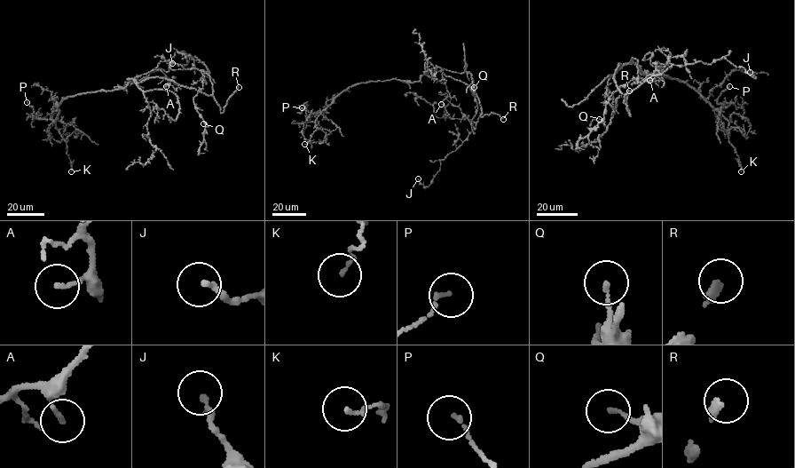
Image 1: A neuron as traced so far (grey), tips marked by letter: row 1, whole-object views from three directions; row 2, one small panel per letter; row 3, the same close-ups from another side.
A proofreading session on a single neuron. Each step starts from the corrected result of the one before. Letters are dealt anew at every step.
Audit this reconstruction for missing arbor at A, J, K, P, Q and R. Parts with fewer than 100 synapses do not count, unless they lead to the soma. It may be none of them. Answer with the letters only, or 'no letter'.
R

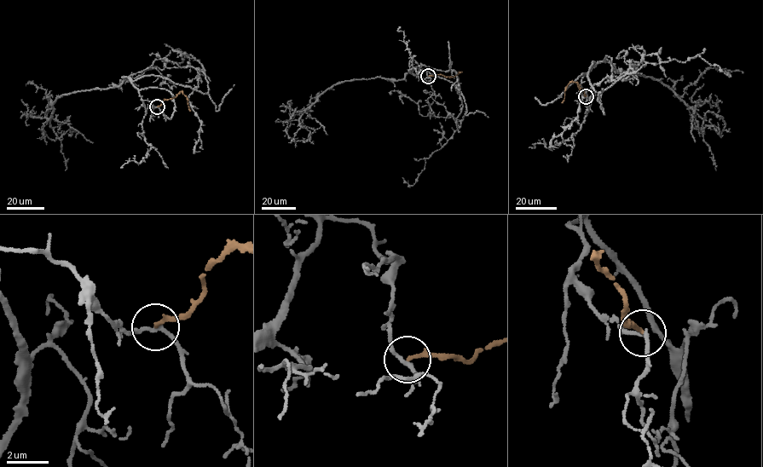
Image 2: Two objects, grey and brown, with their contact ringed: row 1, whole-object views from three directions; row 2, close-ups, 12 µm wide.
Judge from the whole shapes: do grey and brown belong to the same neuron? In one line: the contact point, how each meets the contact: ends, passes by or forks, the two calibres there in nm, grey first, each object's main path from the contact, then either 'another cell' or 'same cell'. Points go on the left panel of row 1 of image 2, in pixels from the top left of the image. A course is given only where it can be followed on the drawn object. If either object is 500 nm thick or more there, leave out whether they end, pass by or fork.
(157, 106) | grey passes by | brown ends | 180/180 nm | grey via (157, 106), (131, 82), (154, 75), (208, 93), (202, 72), (188, 97), (199, 151) | brown via (158, 106), (182, 91), (187, 97), (189, 111) | another cell

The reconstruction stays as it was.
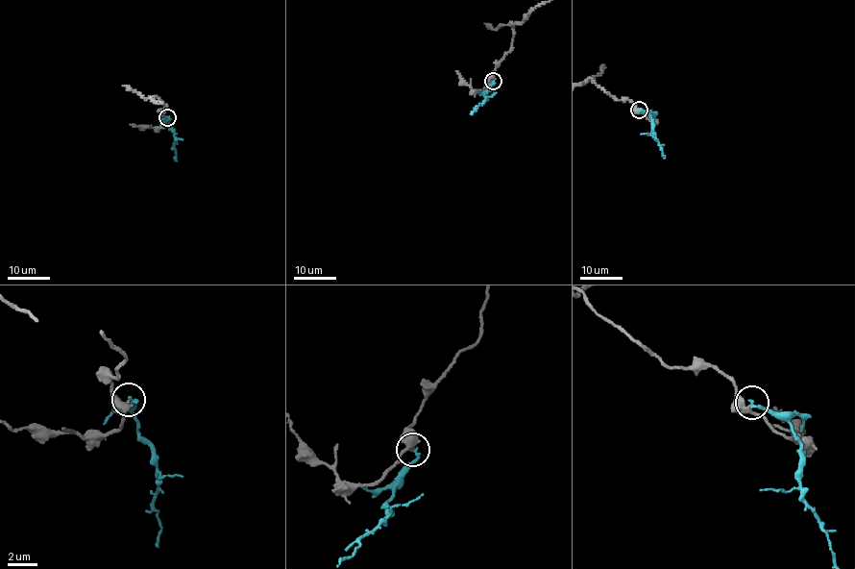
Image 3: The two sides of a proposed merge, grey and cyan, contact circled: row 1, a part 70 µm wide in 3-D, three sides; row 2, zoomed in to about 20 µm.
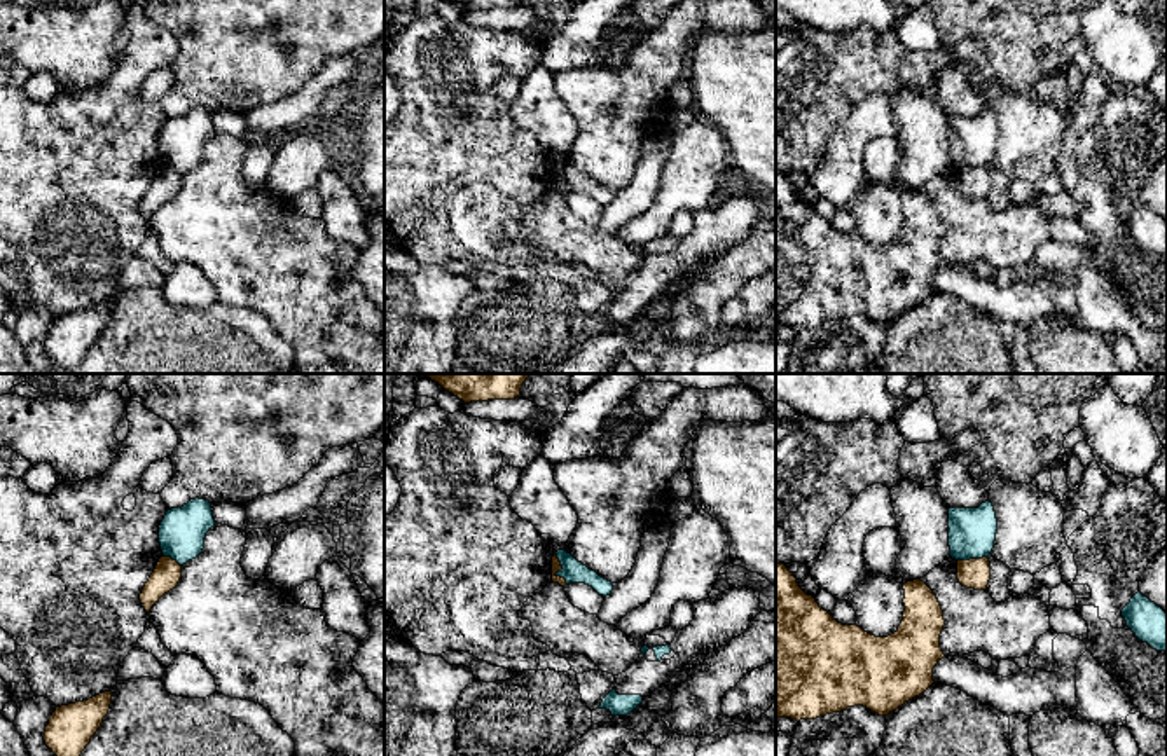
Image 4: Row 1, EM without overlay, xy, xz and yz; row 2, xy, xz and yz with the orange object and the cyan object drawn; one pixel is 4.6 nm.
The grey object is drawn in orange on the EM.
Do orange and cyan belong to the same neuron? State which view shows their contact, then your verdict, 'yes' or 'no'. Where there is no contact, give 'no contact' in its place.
meets orange in xz; no

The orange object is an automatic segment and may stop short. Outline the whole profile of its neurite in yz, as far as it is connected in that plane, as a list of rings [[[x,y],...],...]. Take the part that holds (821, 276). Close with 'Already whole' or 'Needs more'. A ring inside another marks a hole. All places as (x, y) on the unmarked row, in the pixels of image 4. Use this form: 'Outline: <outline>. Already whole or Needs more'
Outline: [[[776,173],[776,328],[816,328],[854,314],[887,325],[935,292],[933,278],[945,265],[940,257],[940,243],[945,234],[942,215],[921,189],[907,190],[903,199],[905,220],[898,239],[887,246],[875,246],[858,234],[839,232],[798,196],[797,187],[784,173]]]. Already whole

